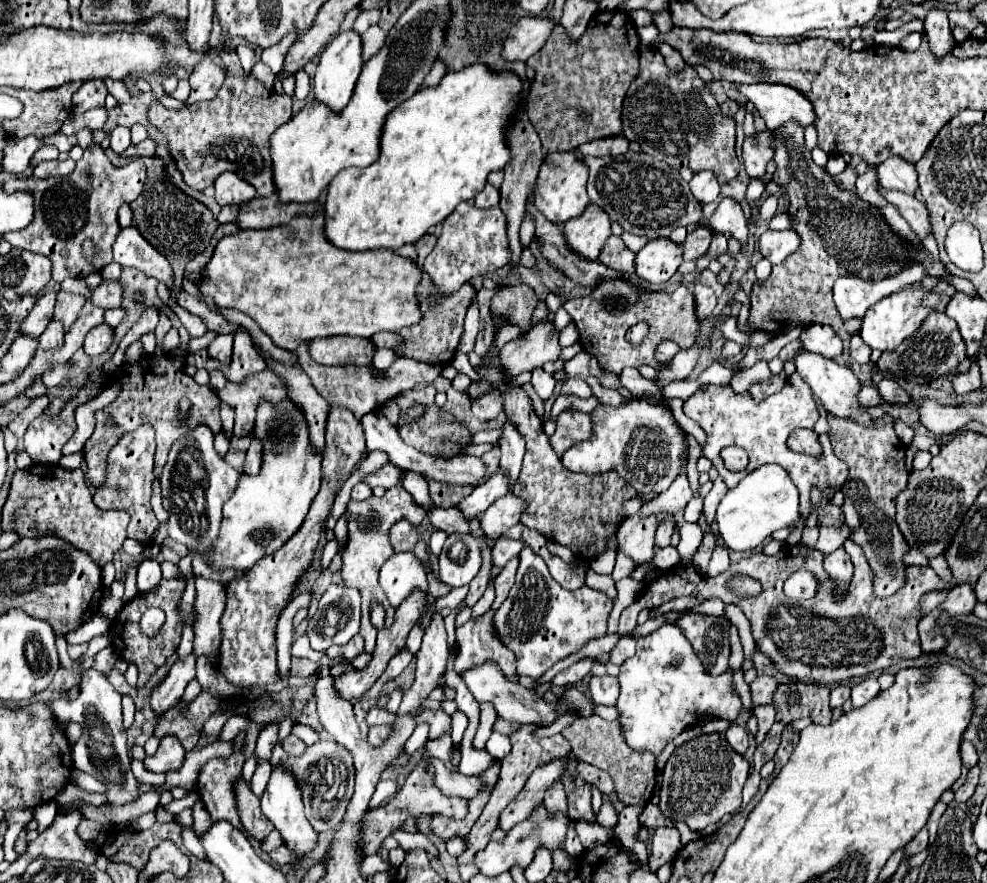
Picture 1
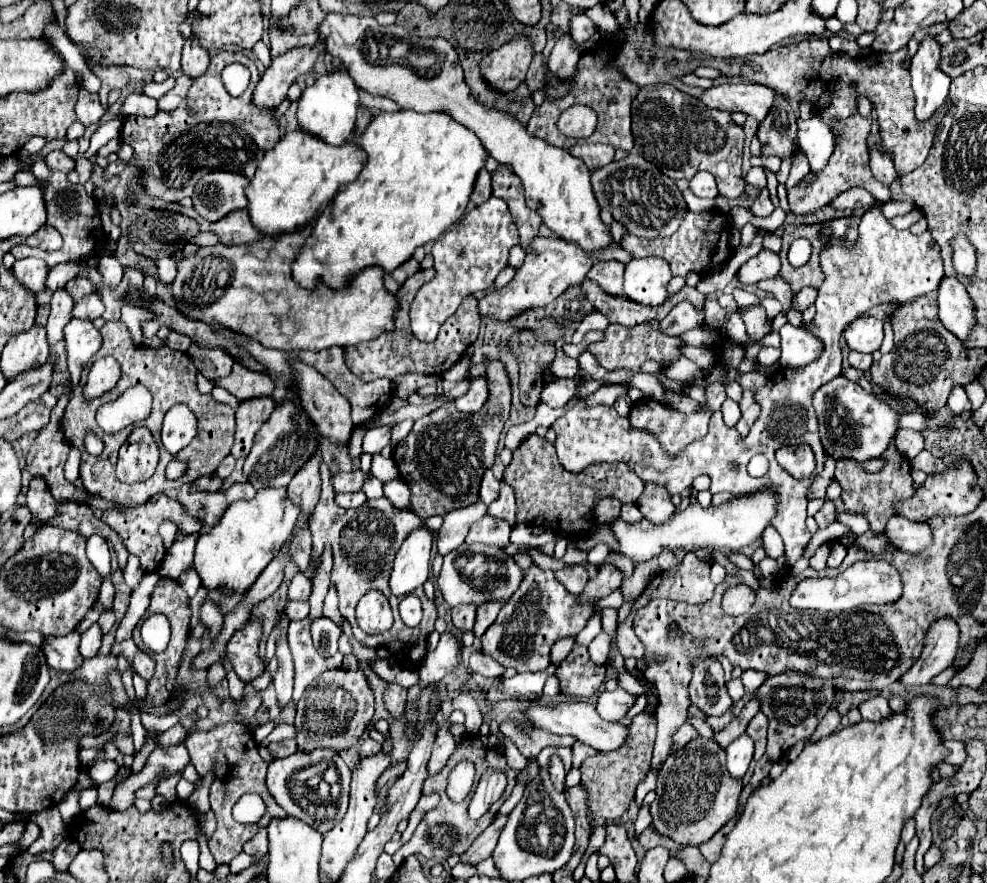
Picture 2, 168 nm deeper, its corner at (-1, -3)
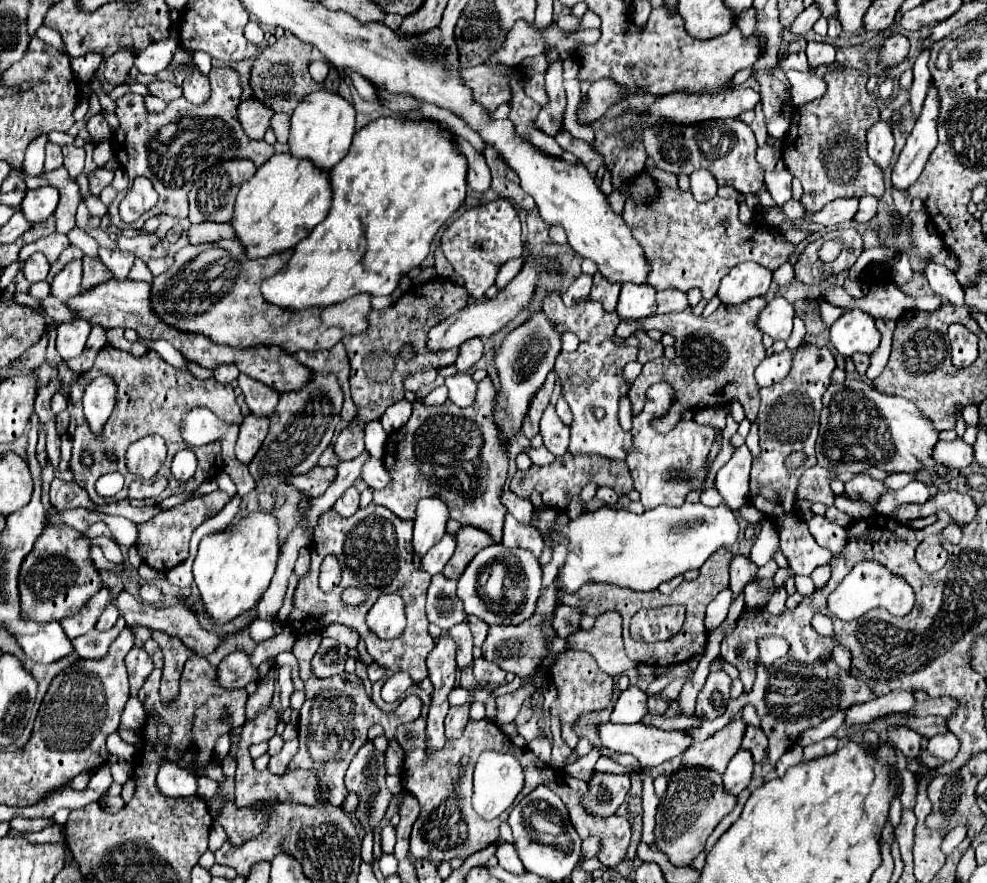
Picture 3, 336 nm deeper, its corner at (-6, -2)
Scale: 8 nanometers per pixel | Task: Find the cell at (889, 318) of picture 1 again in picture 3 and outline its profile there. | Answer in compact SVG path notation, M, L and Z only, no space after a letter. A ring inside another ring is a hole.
M860 309L846 311L830 327L830 345L844 357L854 353L872 353L880 343L880 331L876 329L874 317Z

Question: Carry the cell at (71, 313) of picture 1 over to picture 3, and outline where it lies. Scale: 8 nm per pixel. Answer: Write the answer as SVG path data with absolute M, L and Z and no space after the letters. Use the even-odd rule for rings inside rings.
M84 257L84 281L82 289L90 289L102 281L108 281L112 271L98 257Z

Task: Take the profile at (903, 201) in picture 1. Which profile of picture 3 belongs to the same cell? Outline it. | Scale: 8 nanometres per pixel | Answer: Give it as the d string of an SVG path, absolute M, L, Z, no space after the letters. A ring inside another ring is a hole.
M838 69L838 71L826 73L824 81L826 81L826 93L820 99L814 99L810 103L804 103L802 107L794 109L790 129L788 129L786 137L782 139L782 161L784 161L786 171L790 175L798 177L804 187L804 195L800 201L804 203L806 213L816 213L822 209L824 203L830 203L840 197L860 199L864 195L882 197L882 193L884 193L882 171L866 153L866 131L870 129L872 123L876 123L880 119L876 93L866 89L868 73L856 71L856 69Z

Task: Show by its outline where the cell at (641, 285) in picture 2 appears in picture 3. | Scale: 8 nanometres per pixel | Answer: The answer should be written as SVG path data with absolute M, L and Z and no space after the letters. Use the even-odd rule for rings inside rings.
M624 283L616 305L616 315L622 321L638 321L656 311L656 289L652 285Z

